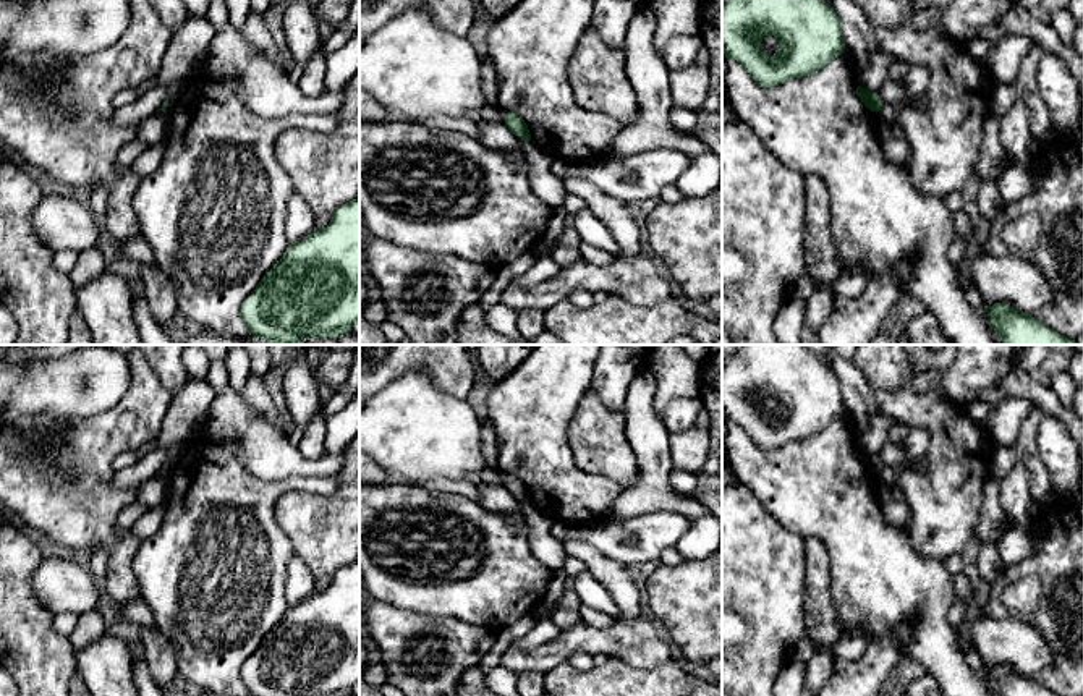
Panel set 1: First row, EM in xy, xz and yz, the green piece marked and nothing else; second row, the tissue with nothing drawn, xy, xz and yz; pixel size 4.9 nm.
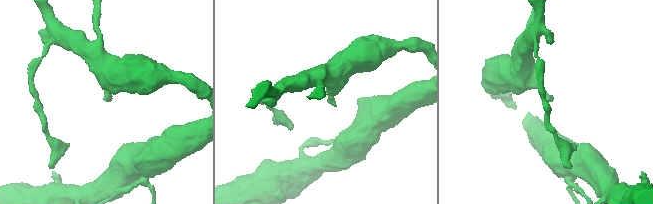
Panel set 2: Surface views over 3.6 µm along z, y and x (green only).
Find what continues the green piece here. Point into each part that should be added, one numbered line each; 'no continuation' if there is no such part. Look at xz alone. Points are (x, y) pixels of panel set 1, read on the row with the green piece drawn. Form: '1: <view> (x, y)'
no continuation

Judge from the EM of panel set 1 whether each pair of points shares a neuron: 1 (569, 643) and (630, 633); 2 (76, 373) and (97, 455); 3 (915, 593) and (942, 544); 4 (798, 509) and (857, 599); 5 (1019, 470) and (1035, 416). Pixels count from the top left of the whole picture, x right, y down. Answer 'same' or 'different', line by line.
1: same
2: different
3: different
4: same
5: different

